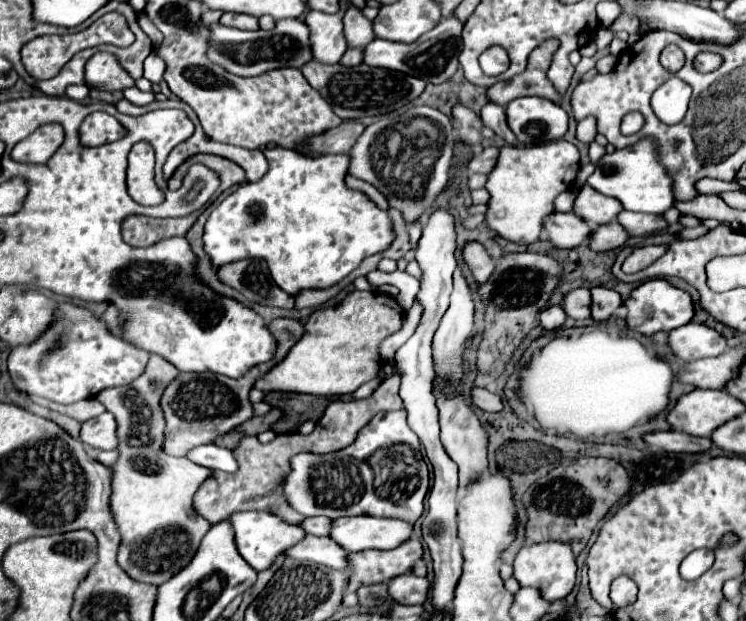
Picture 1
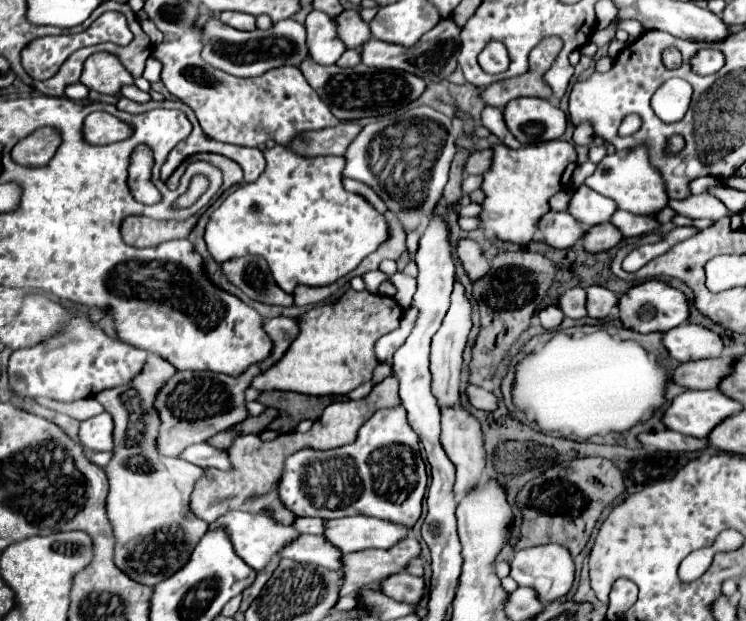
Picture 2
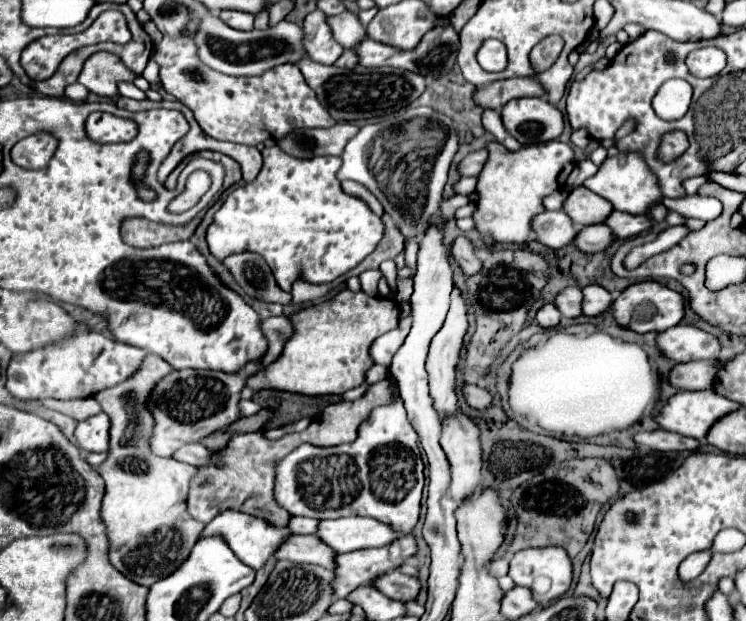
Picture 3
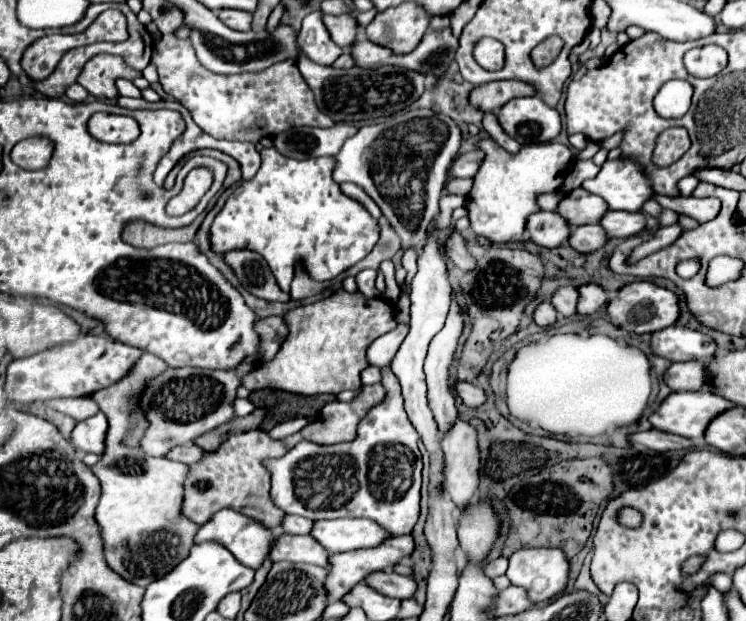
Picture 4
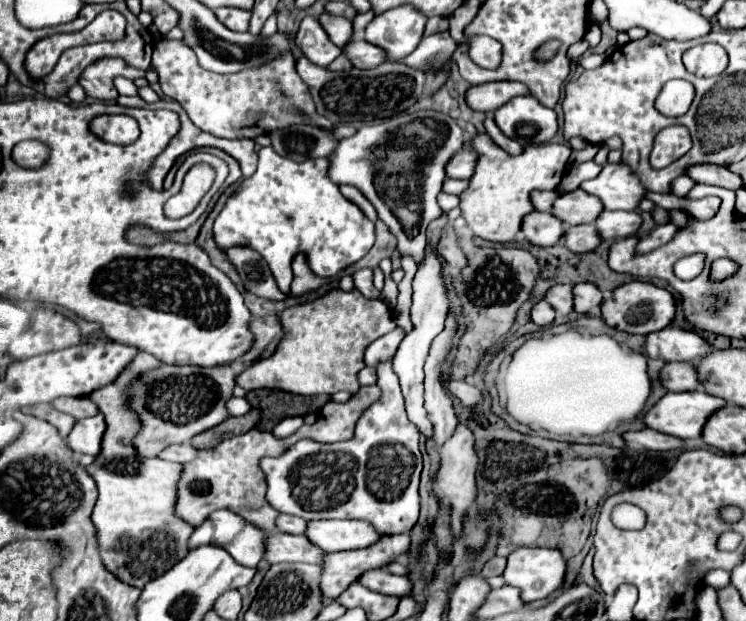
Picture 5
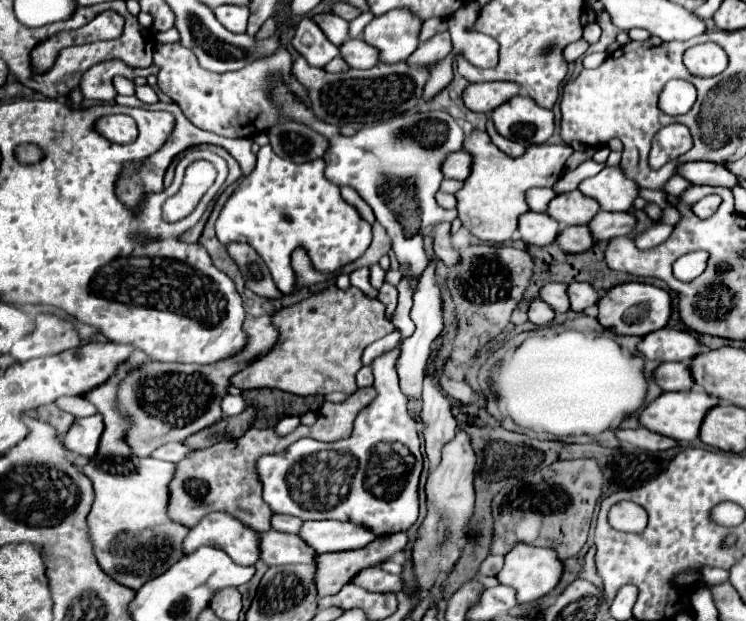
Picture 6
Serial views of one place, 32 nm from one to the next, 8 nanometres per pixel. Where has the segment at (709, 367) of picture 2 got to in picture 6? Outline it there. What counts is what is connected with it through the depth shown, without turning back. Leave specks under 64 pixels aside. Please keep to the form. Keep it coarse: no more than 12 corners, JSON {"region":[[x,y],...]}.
{"region":[[662,362],[654,380],[666,390],[690,390],[686,362]]}

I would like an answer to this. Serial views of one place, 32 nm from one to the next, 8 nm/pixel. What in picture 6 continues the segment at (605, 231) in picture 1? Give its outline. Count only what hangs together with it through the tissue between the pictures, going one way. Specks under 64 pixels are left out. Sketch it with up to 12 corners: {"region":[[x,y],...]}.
{"region":[[588,226],[560,230],[556,244],[564,252],[584,252],[594,244]]}

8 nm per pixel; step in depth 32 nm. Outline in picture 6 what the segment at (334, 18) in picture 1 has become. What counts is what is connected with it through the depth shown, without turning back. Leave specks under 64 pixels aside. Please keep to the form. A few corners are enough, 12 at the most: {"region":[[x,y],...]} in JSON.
{"region":[[310,18],[296,26],[292,46],[310,66],[324,68],[338,46]]}

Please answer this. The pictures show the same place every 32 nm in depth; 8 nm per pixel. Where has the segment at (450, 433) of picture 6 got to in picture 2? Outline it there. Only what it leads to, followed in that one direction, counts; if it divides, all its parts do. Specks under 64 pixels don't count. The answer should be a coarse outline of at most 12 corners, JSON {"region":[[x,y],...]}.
{"region":[[464,286],[432,338],[432,394],[440,408],[460,398],[460,370],[472,328]]}

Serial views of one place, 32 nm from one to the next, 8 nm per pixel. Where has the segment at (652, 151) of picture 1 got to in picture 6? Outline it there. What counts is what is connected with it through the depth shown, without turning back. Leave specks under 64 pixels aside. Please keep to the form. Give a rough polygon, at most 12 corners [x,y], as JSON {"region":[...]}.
{"region":[[606,166],[578,190],[600,210],[632,208],[638,184]]}

